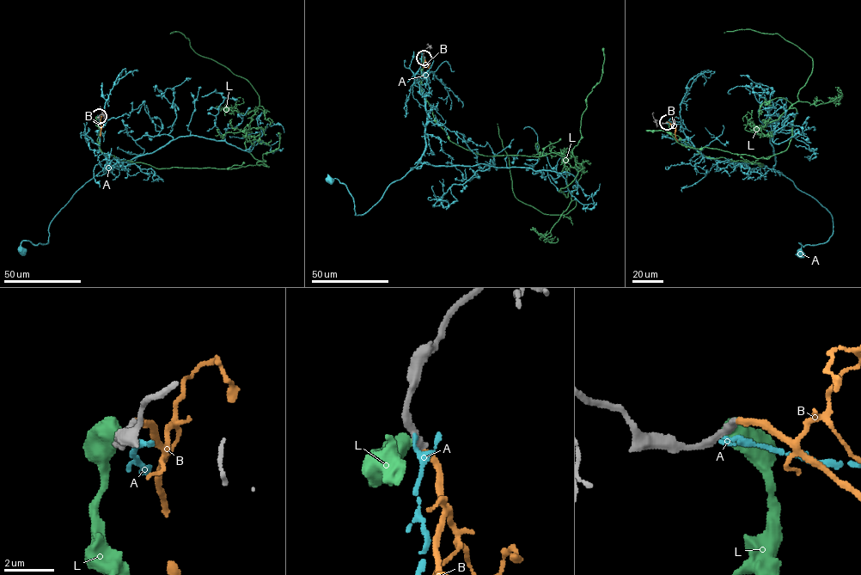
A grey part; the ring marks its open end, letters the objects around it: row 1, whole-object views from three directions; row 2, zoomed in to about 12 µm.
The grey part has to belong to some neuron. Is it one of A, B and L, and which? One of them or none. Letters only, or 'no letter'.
B

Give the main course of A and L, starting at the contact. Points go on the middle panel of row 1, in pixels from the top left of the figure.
A: (424, 57), (420, 88), (427, 125), (419, 161), (360, 215), (355, 214), (346, 186), (330, 180)
L: (423, 57), (450, 141), (564, 156), (574, 207), (515, 198), (497, 124)

